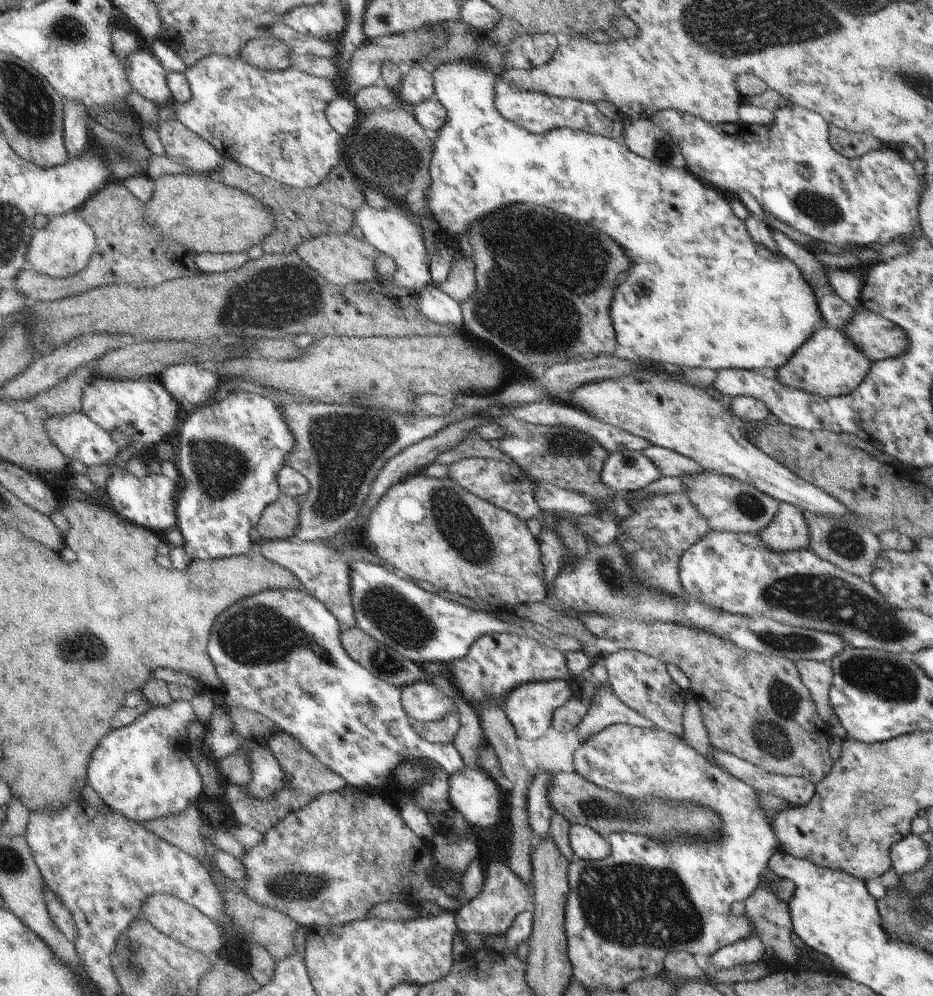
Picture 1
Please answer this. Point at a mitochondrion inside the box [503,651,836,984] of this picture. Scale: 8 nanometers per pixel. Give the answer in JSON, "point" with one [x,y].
{"point":[628,906]}

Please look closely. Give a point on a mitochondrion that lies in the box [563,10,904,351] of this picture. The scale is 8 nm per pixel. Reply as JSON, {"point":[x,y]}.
{"point":[822,210]}

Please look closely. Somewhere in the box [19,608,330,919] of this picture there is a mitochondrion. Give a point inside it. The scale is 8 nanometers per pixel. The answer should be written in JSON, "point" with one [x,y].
{"point":[83,641]}

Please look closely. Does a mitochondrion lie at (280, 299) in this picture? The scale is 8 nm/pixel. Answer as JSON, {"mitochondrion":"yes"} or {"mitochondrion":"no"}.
{"mitochondrion":"yes"}

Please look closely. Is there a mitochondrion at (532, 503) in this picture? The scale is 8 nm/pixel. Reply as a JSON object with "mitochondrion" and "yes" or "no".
{"mitochondrion":"no"}

